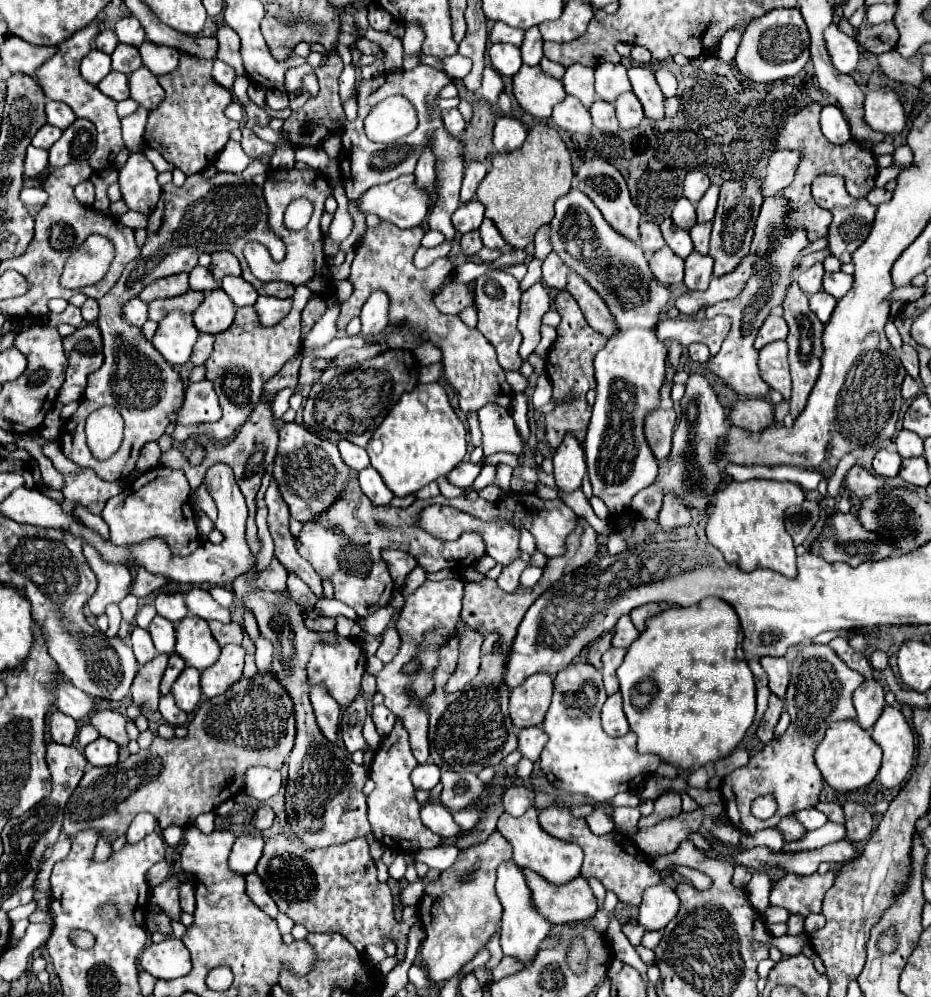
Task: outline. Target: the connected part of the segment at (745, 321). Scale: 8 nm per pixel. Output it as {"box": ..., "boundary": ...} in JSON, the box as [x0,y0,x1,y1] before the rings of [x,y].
{"box":[707,196,809,398],"boundary":[[[781,196],[765,198],[765,202],[761,206],[761,214],[757,218],[755,238],[753,238],[753,246],[751,246],[751,252],[765,250],[765,258],[761,258],[761,262],[757,262],[755,274],[751,276],[745,290],[737,298],[709,306],[709,308],[719,308],[719,314],[725,314],[733,320],[733,328],[731,328],[729,336],[725,338],[719,354],[709,358],[709,362],[707,362],[709,370],[715,376],[719,376],[733,392],[737,392],[745,398],[765,398],[771,392],[769,384],[761,380],[761,374],[757,368],[759,352],[753,348],[753,340],[755,340],[763,320],[769,316],[771,308],[783,304],[787,286],[791,282],[791,272],[795,268],[795,258],[809,244],[805,230],[795,230],[793,234],[781,232],[781,230],[785,230],[789,210],[791,208],[789,208],[789,202],[785,198],[781,198]]]}

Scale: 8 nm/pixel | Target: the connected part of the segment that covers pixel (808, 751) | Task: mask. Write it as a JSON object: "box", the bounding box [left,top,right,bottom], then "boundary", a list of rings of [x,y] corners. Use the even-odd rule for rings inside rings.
{"box":[721,644,863,834],"boundary":[[[803,644],[799,648],[799,654],[793,660],[791,666],[791,682],[785,696],[787,712],[791,714],[791,726],[785,730],[781,738],[773,738],[761,752],[757,752],[747,766],[741,766],[733,770],[729,776],[721,782],[721,794],[725,802],[727,818],[735,816],[735,810],[739,812],[739,822],[735,822],[735,828],[747,830],[749,834],[777,826],[779,820],[795,810],[807,808],[819,802],[819,794],[823,790],[823,776],[815,764],[815,748],[825,736],[827,726],[831,724],[833,714],[837,720],[853,720],[855,708],[853,708],[853,692],[863,684],[863,676],[855,670],[851,670],[829,646],[821,644]],[[763,794],[773,794],[777,798],[777,812],[769,820],[759,820],[751,814],[751,800]]]}

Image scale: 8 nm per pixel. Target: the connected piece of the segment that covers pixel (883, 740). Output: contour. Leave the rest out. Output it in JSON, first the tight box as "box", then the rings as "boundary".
{"box":[871,706,915,788],"boundary":[[[887,706],[877,724],[873,726],[871,736],[883,750],[883,764],[877,774],[877,780],[885,788],[899,786],[913,768],[915,752],[913,732],[901,710]]]}

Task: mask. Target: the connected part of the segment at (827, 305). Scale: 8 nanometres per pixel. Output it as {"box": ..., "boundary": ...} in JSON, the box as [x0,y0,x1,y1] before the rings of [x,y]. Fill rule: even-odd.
{"box":[809,290,837,324],"boundary":[[[819,290],[817,294],[813,294],[813,296],[809,298],[809,304],[811,304],[811,310],[817,314],[817,318],[825,324],[825,322],[829,322],[831,314],[833,314],[833,310],[835,310],[837,300],[835,300],[831,294],[825,294],[823,290]]]}

